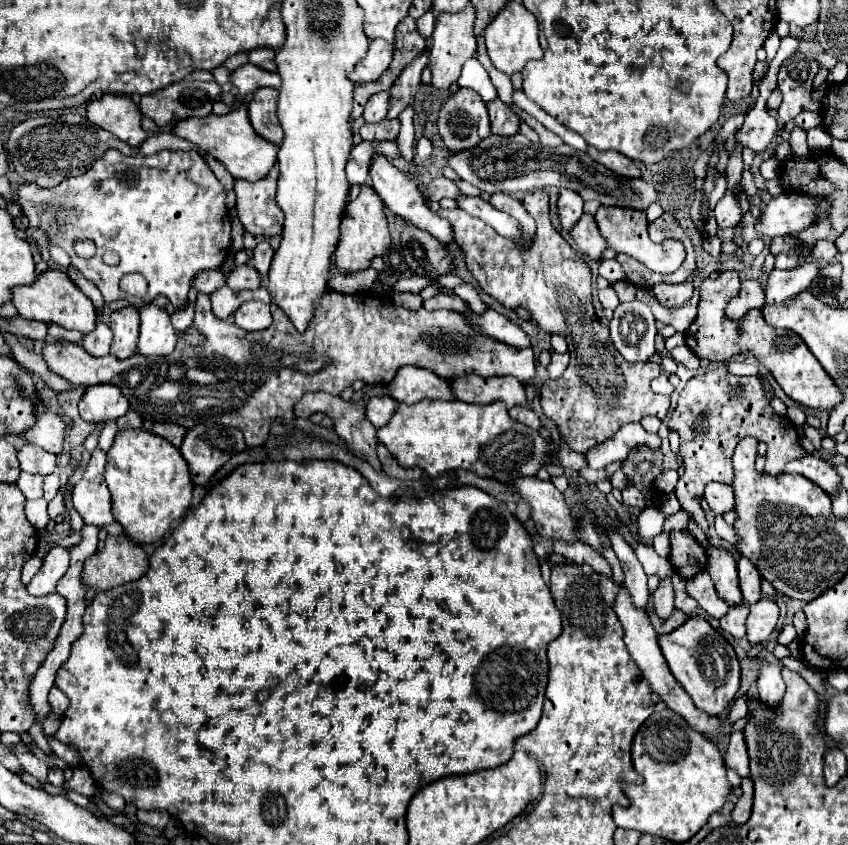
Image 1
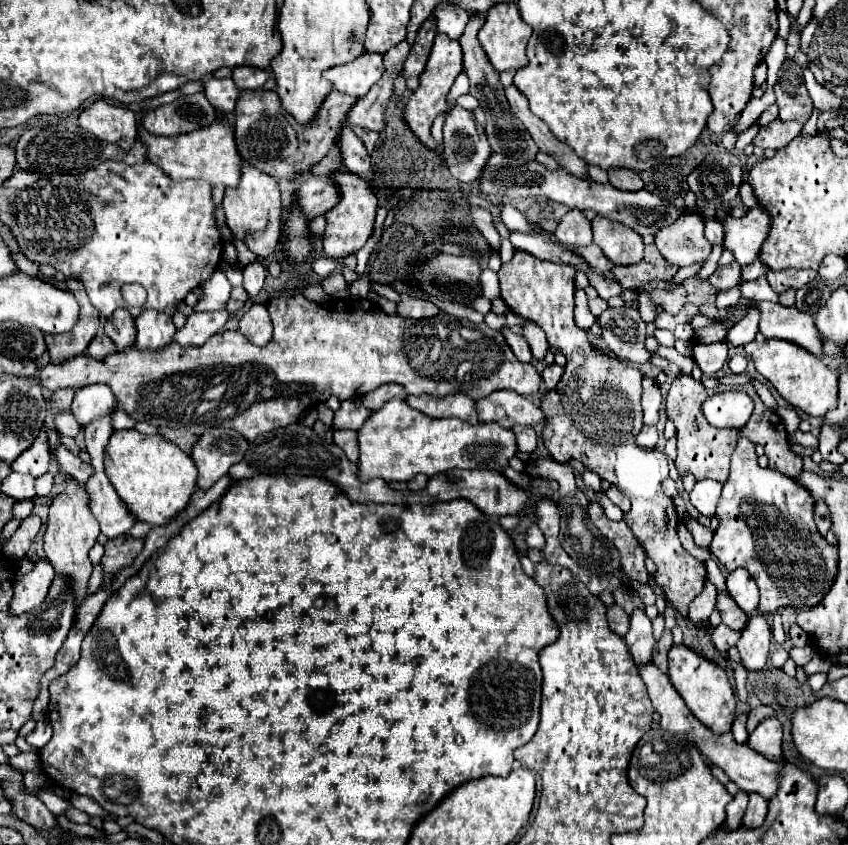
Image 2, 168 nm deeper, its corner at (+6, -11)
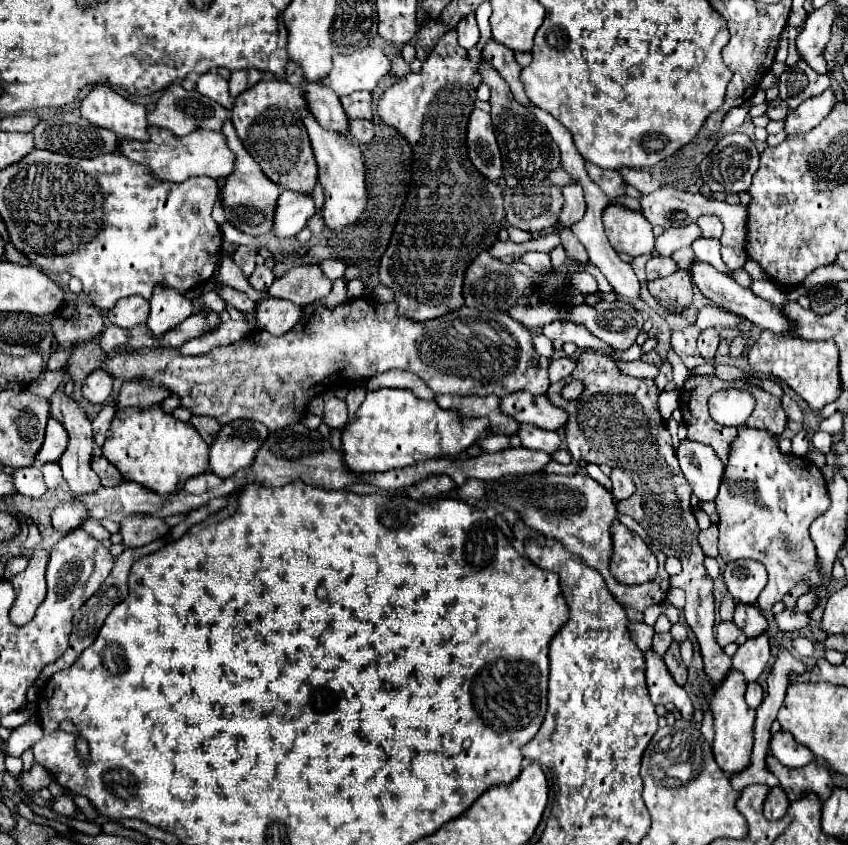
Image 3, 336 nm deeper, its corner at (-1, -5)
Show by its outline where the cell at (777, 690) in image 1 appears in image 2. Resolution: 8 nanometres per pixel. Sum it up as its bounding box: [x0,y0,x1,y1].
[747,715,783,761]

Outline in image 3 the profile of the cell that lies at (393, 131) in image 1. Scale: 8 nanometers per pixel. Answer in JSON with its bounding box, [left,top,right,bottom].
[348,121,374,143]

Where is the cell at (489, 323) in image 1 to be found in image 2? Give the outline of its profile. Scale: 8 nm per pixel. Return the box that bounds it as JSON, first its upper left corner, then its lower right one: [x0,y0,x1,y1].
[501,327,533,363]

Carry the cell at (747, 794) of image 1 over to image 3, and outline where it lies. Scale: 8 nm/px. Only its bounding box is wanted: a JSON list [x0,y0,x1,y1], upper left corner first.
[764,785,790,821]

